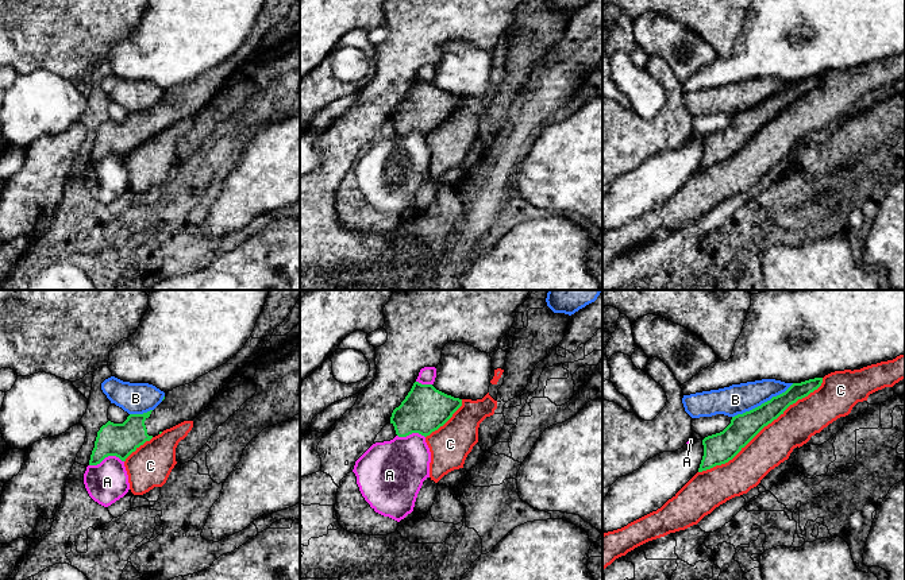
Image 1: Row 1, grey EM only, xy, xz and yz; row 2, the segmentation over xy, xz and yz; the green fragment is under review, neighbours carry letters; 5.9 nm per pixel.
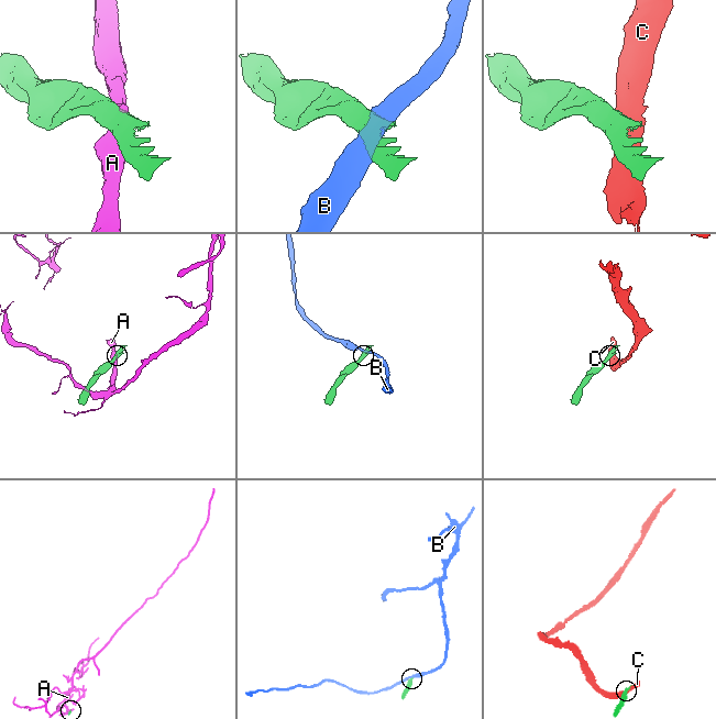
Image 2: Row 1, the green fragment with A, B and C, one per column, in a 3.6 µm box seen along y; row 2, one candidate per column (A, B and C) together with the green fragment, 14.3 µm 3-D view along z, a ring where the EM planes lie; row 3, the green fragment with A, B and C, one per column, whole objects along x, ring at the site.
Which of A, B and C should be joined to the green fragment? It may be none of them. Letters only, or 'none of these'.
none of these

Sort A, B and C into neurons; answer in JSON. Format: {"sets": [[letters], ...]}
{"sets": [["A"], ["B"], ["C"]]}

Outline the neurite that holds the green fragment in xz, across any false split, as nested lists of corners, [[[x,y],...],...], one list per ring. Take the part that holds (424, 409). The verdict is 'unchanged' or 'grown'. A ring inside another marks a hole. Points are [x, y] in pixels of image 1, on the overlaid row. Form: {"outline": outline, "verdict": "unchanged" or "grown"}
{"outline": [[[415,382],[411,391],[390,417],[398,437],[419,433],[424,437],[443,426],[462,406],[462,399]]], "verdict": "unchanged"}

